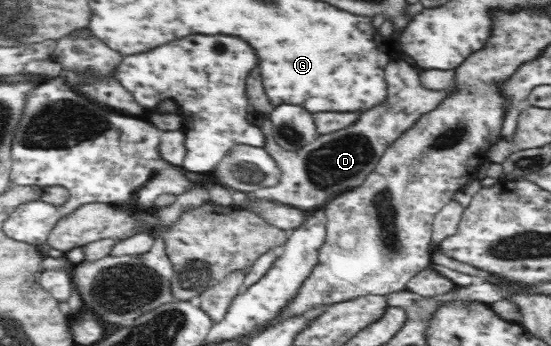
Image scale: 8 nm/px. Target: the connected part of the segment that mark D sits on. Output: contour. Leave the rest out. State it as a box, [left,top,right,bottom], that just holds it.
[248,59,449,211]

